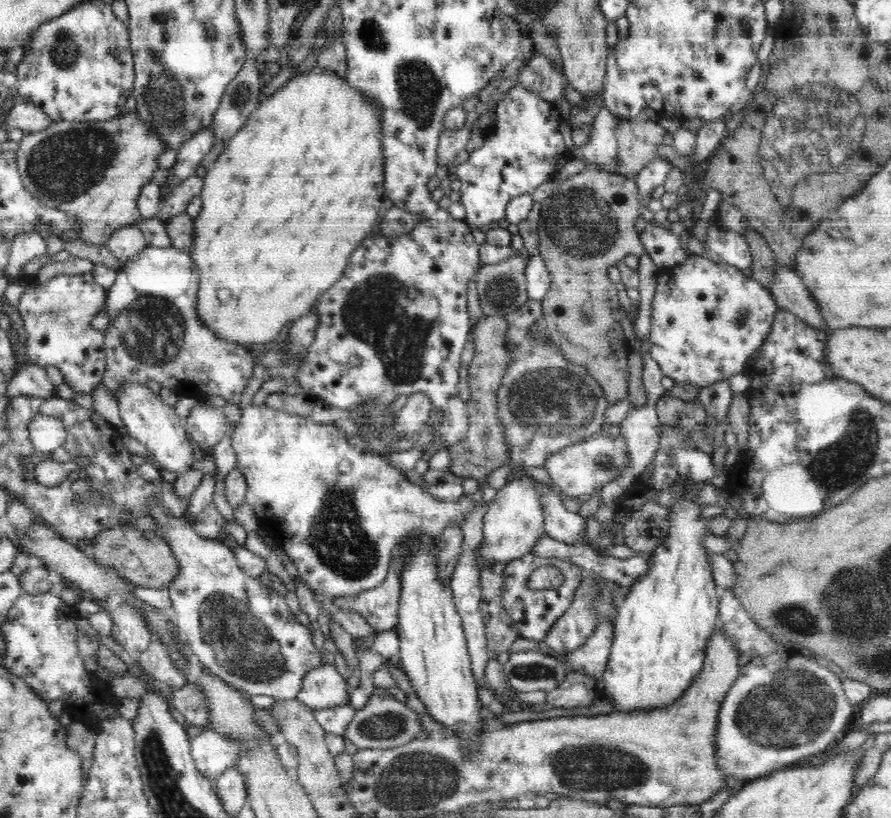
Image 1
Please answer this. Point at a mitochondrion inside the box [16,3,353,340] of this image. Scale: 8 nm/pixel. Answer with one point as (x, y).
(66, 164)

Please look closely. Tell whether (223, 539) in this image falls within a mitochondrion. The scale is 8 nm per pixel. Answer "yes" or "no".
no

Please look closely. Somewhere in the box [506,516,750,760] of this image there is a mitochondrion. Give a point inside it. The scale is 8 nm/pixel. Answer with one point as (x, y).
(524, 671)

